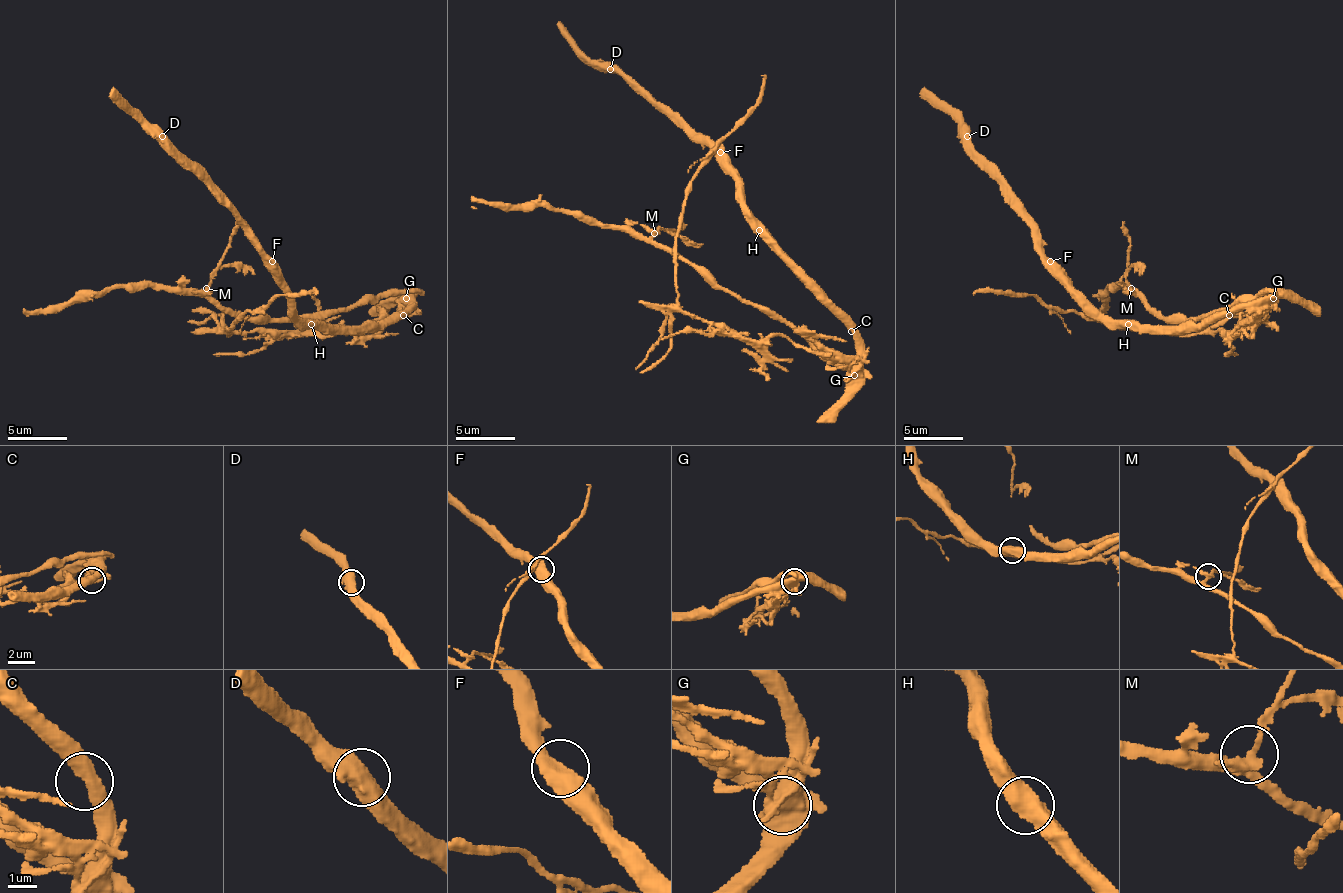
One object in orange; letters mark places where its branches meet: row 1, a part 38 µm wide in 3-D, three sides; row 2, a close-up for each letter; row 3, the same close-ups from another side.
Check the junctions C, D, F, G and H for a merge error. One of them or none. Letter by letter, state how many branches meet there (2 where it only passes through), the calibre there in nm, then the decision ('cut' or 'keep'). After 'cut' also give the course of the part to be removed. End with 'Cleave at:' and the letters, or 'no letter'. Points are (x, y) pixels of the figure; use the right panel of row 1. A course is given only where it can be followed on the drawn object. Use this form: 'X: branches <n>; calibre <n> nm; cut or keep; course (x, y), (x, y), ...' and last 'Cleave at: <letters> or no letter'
C: branches 2; calibre 460 nm; keep
D: branches 2; calibre 600 nm; keep
F: branches 2; calibre 600 nm; keep
G: branches 6; calibre 600 nm; cut; course (1274, 297), (1250, 336), (1244, 330), (1232, 336), (1131, 330), (1050, 312), (1032, 294), (972, 294)
H: branches 2; calibre 600 nm; keep
Cleave at: G

